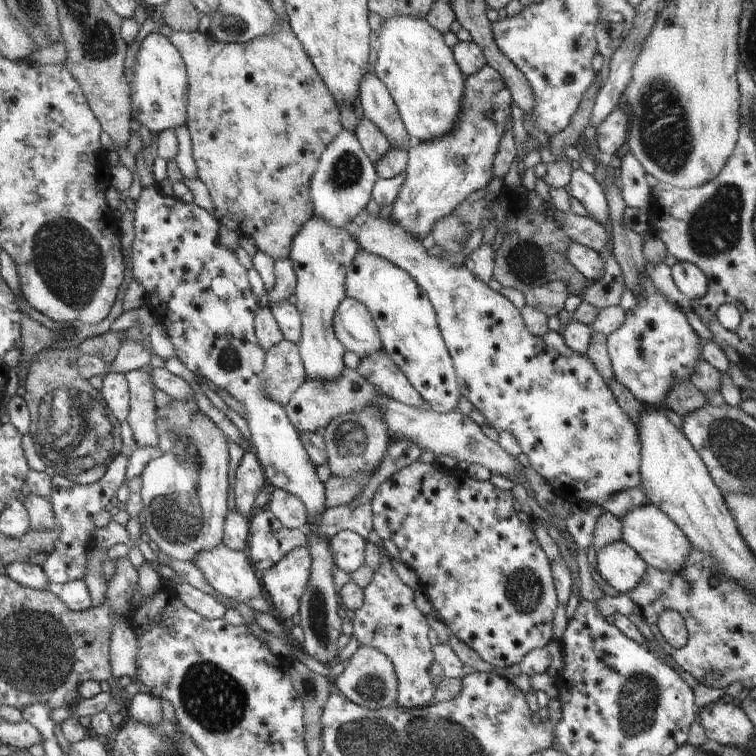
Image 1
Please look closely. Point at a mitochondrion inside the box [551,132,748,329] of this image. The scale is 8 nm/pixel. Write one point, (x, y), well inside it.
(715, 228)

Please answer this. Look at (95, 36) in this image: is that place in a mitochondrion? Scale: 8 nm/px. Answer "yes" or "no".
yes

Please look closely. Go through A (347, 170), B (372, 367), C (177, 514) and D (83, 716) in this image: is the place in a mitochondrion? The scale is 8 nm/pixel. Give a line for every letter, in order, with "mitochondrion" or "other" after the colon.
A: mitochondrion
B: other
C: mitochondrion
D: other

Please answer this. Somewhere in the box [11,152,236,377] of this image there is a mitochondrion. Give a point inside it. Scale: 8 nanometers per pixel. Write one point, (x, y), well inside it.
(67, 258)

